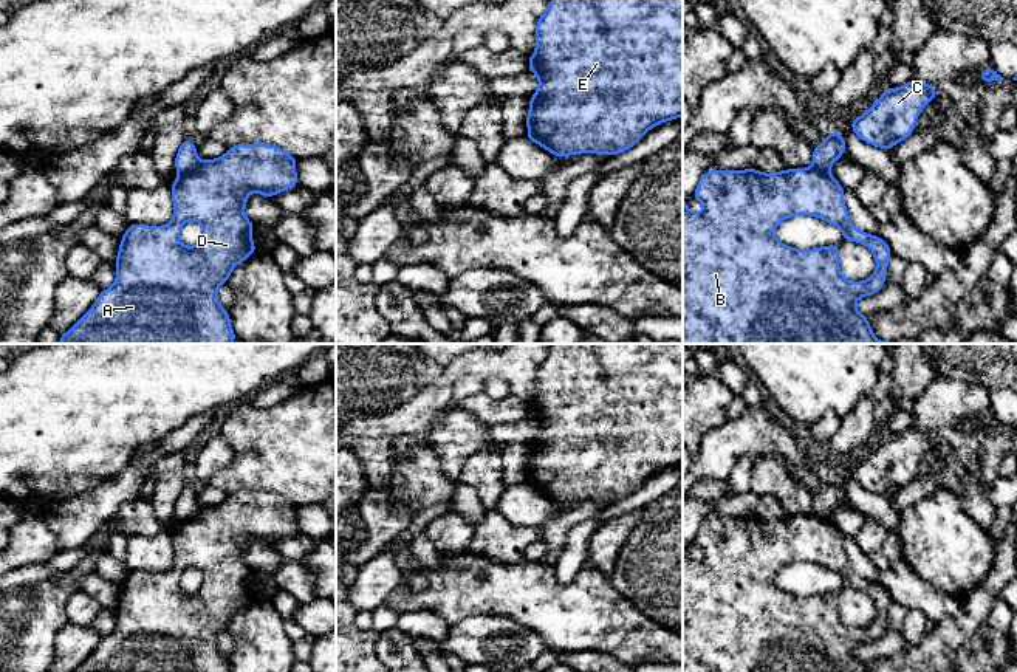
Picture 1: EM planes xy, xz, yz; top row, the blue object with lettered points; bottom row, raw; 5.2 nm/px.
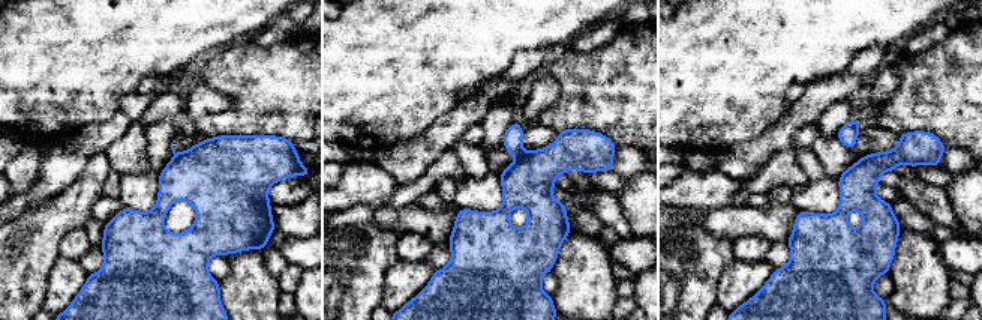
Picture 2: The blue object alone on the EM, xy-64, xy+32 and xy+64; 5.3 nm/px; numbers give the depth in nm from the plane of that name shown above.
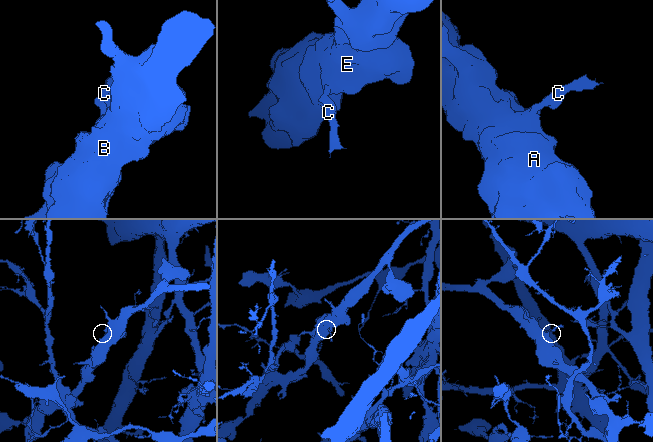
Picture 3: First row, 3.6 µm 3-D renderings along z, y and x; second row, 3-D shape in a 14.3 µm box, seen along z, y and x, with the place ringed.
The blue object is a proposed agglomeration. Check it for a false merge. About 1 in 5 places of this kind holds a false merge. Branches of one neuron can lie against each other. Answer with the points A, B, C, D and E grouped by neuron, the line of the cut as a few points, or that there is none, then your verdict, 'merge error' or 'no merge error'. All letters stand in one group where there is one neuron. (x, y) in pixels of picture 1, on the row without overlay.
A B D E / C | xy (202, 508), (180, 522) | merge error

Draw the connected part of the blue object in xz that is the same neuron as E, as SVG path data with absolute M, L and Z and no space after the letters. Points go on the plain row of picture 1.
M553 344L536 372L536 396L528 418L539 424L537 438L528 446L528 478L553 503L580 500L618 502L633 494L653 474L683 463L683 344Z

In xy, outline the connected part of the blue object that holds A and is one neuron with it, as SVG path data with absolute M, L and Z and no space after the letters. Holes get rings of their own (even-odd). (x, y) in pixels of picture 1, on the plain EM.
M254 489L229 494L223 503L201 508L193 517L180 522L170 531L172 568L164 573L128 571L115 607L115 630L101 638L74 672L231 672L229 658L218 650L217 638L238 610L259 598L252 588L254 570L243 559L248 543L257 539L272 545L279 539L296 536L296 513L297 506L283 495ZM190 567L198 568L204 578L197 593L184 593L180 587L183 571Z

